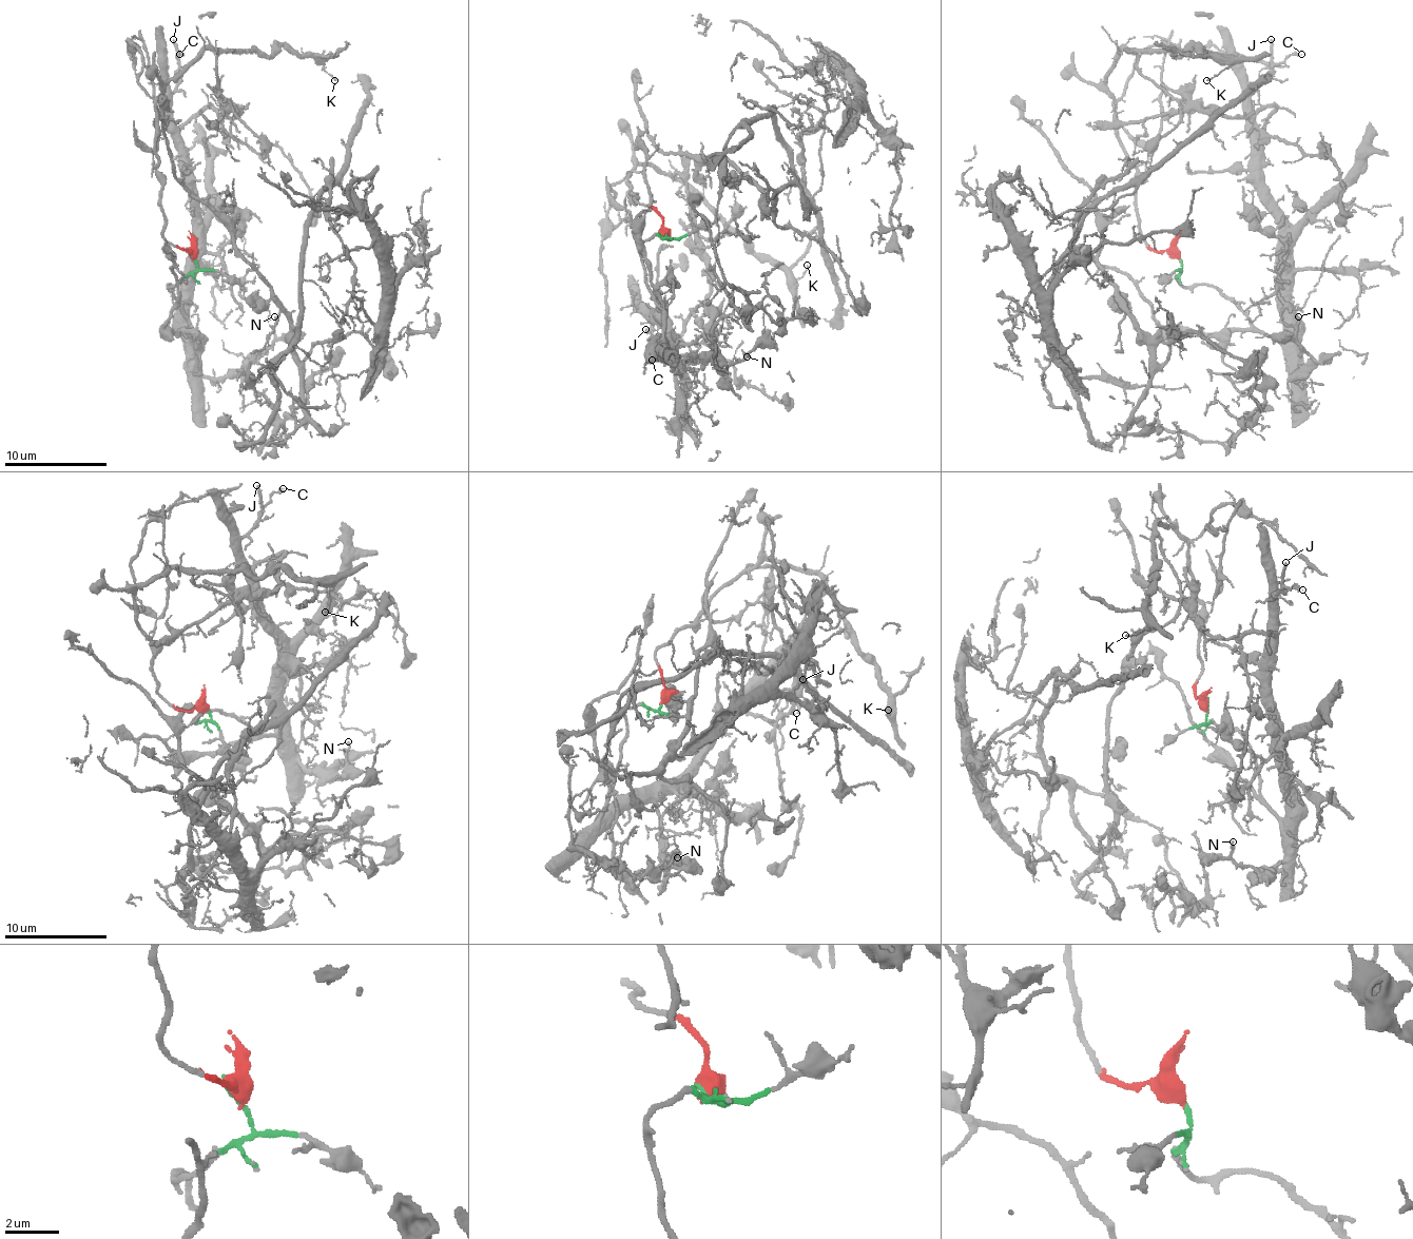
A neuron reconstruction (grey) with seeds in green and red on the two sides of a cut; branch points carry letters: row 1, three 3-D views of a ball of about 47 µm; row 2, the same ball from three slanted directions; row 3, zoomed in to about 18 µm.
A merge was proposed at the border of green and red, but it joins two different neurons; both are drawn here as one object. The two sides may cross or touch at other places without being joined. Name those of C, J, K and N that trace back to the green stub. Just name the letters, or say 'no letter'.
C, J, N

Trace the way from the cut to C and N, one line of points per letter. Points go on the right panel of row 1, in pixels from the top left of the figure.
C: (1178, 253), (1178, 278), (1211, 284), (1259, 330), (1285, 335), (1280, 207), (1250, 95), (1300, 54)
N: (1178, 253), (1178, 278), (1187, 287), (1216, 287), (1282, 348), (1298, 379), (1311, 359), (1295, 337), (1298, 317)

